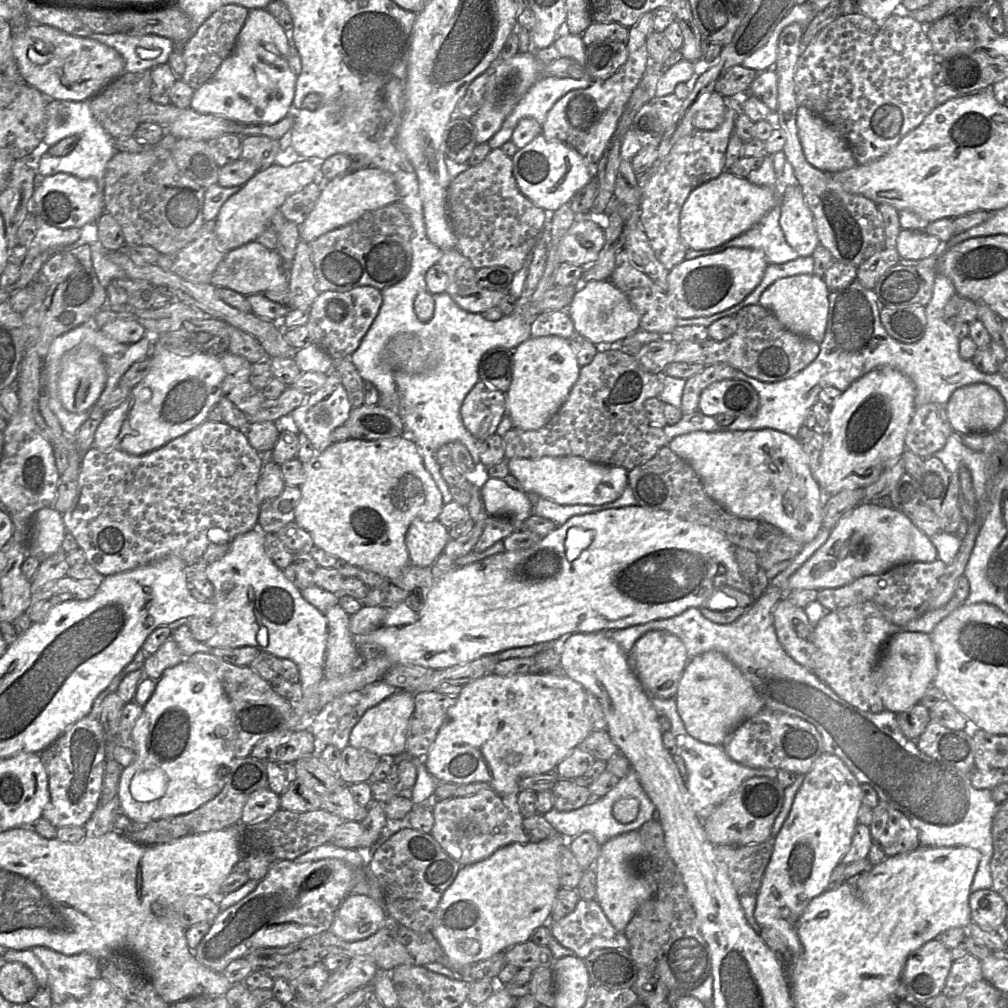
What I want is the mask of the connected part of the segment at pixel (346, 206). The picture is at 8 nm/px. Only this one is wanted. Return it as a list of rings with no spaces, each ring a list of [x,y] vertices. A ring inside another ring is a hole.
[[[378,167],[348,171],[323,185],[315,207],[299,226],[300,239],[307,243],[312,242],[329,231],[357,220],[367,212],[396,203],[399,200],[397,186],[390,173]]]

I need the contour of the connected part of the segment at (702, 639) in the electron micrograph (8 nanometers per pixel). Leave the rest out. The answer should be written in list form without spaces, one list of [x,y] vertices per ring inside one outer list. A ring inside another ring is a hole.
[[[769,584],[764,594],[756,599],[753,607],[729,624],[714,623],[705,618],[699,608],[691,607],[670,618],[600,632],[607,633],[626,654],[632,651],[635,642],[642,635],[653,630],[662,630],[678,636],[686,647],[689,659],[707,651],[718,651],[724,654],[752,683],[763,698],[765,708],[788,713],[812,723],[822,736],[823,751],[842,759],[860,784],[867,783],[873,786],[879,802],[885,802],[902,812],[918,831],[920,847],[966,846],[977,849],[981,857],[971,884],[971,893],[981,889],[992,889],[990,869],[993,855],[992,824],[999,804],[993,799],[991,790],[974,788],[970,781],[970,774],[962,773],[921,752],[916,741],[908,739],[902,733],[894,712],[884,709],[879,713],[872,713],[852,706],[812,671],[793,660],[780,644],[773,624],[773,609],[785,594],[782,589]]]

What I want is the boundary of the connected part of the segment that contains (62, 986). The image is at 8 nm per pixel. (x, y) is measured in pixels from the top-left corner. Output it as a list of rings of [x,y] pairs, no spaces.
[[[43,946],[30,949],[48,972],[53,1005],[60,1005],[70,998],[82,999],[90,992],[94,979],[100,977],[100,962],[87,953],[66,956]]]

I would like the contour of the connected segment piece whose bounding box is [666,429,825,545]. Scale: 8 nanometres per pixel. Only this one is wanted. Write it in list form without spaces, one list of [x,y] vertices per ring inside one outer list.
[[[773,429],[694,431],[676,436],[666,446],[692,467],[708,496],[731,514],[766,521],[803,545],[821,529],[825,495],[794,437]]]

